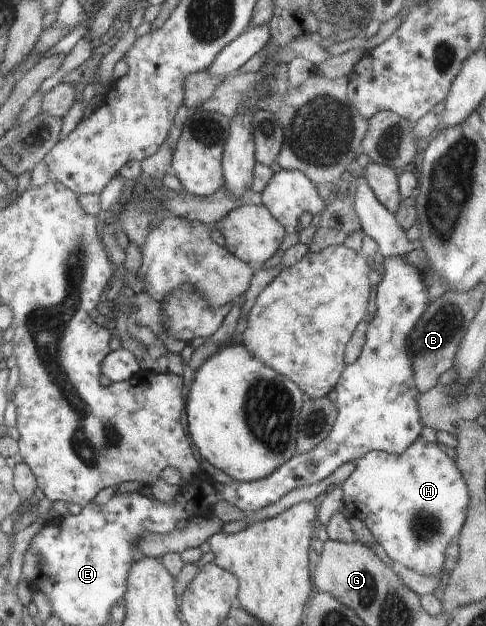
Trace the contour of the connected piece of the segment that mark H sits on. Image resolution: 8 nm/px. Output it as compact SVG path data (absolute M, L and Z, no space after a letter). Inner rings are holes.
M419 436L401 455L371 451L356 461L355 470L342 483L343 503L351 518L361 519L369 528L374 542L379 544L397 566L413 569L419 575L431 577L441 573L447 547L457 540L469 505L468 489L455 460L443 452L437 444Z

